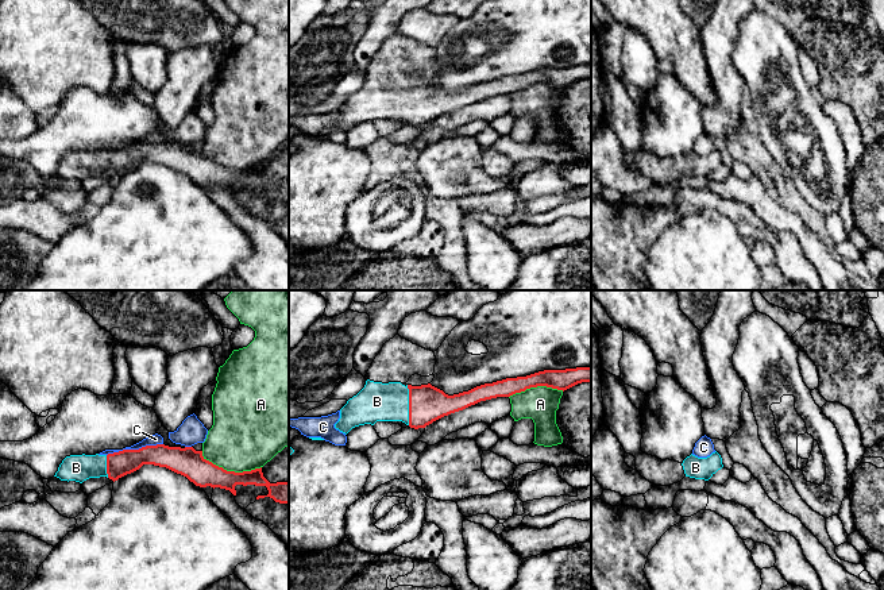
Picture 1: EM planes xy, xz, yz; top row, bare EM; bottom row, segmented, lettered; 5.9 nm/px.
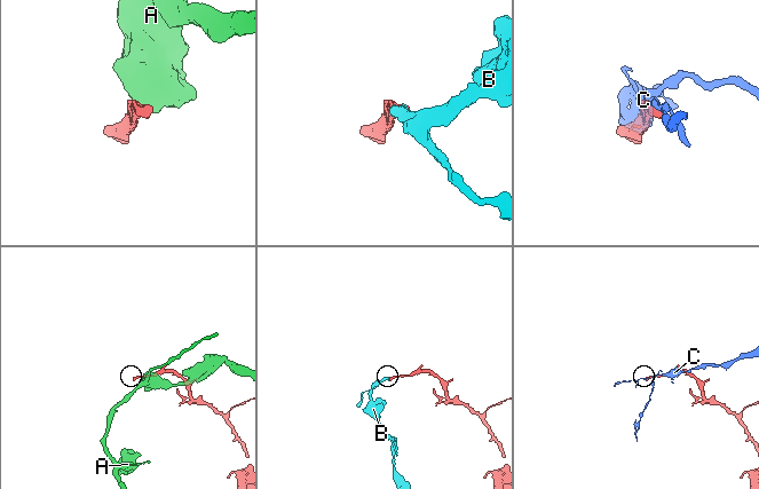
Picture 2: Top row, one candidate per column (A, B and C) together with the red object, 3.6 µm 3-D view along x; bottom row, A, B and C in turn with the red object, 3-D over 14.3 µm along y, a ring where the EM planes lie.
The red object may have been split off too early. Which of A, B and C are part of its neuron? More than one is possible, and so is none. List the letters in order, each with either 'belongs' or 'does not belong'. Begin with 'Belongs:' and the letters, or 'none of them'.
Belongs: B
A: does not belong
B: belongs
C: does not belong

